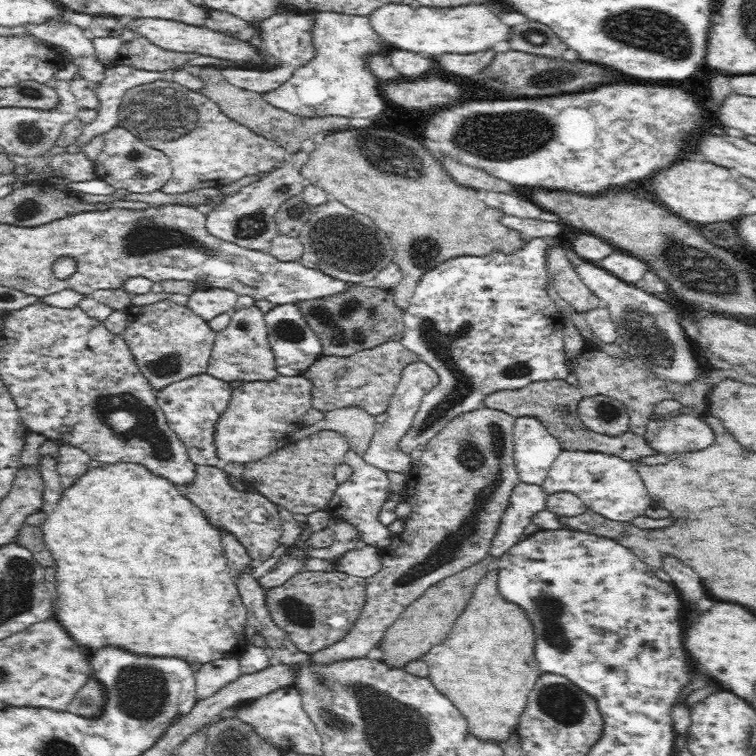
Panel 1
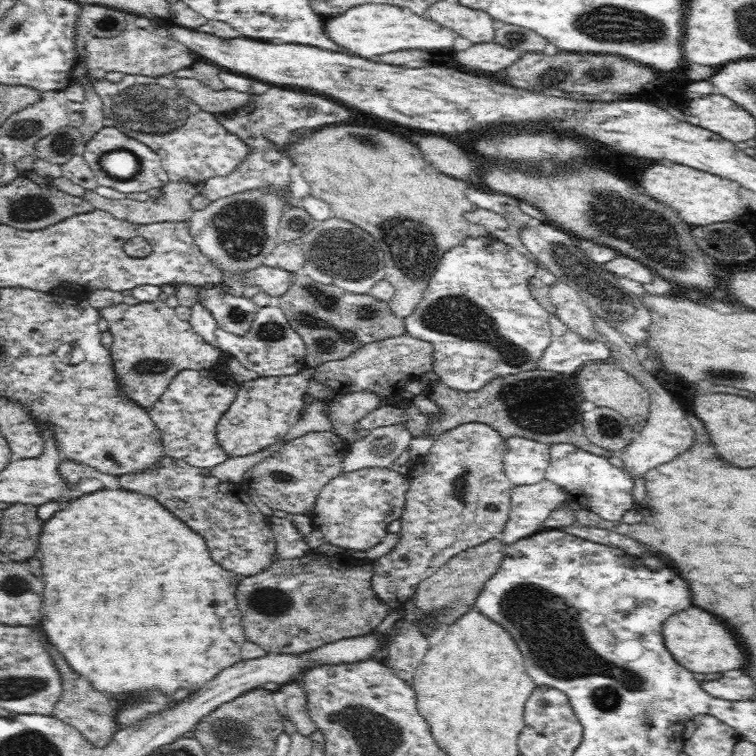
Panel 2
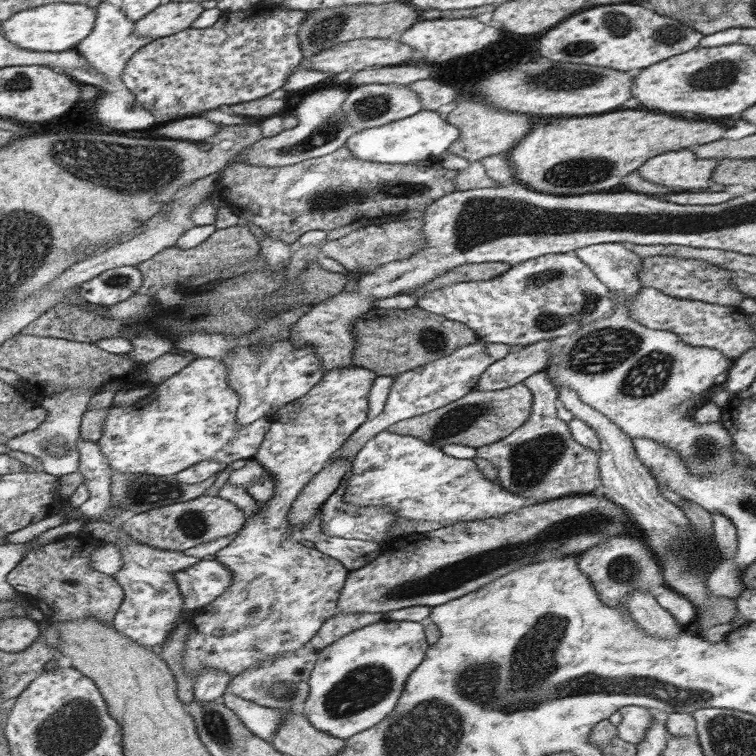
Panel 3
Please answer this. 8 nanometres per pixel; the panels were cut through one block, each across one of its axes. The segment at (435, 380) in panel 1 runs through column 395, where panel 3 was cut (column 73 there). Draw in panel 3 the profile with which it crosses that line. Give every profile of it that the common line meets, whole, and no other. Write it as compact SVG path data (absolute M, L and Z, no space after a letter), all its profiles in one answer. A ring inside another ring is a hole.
M74 388L74 390L66 390L58 396L43 397L44 407L50 411L50 416L40 428L20 435L16 439L10 439L7 446L13 450L20 450L26 454L32 454L42 461L40 467L42 470L56 476L64 476L64 474L72 474L81 470L82 453L80 453L80 438L82 434L82 425L84 422L84 414L86 408L94 396L98 392L93 389L85 390L82 388Z

